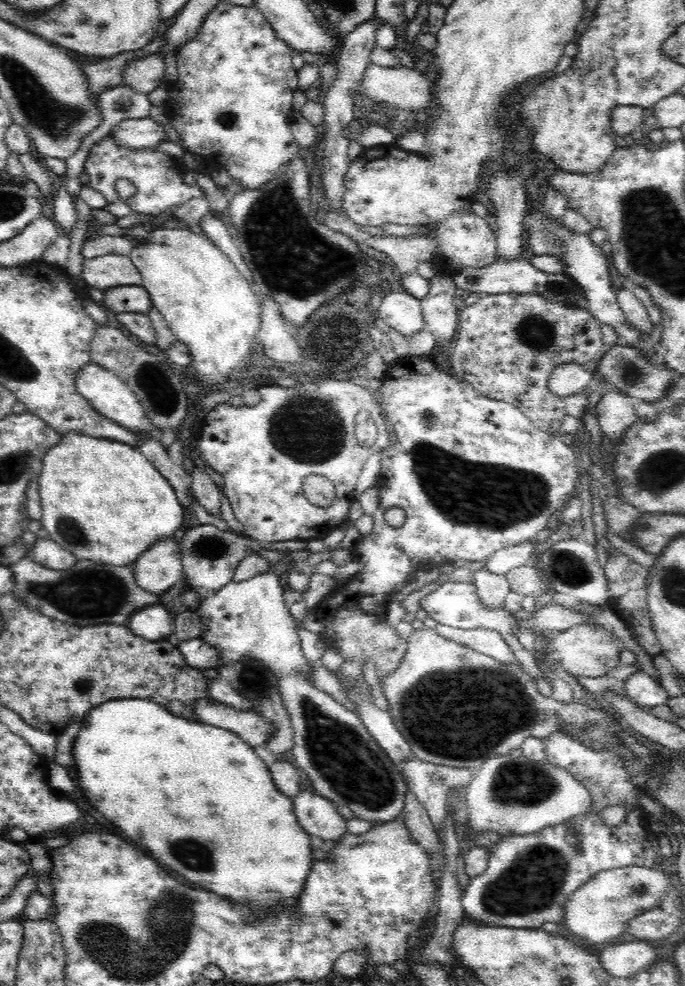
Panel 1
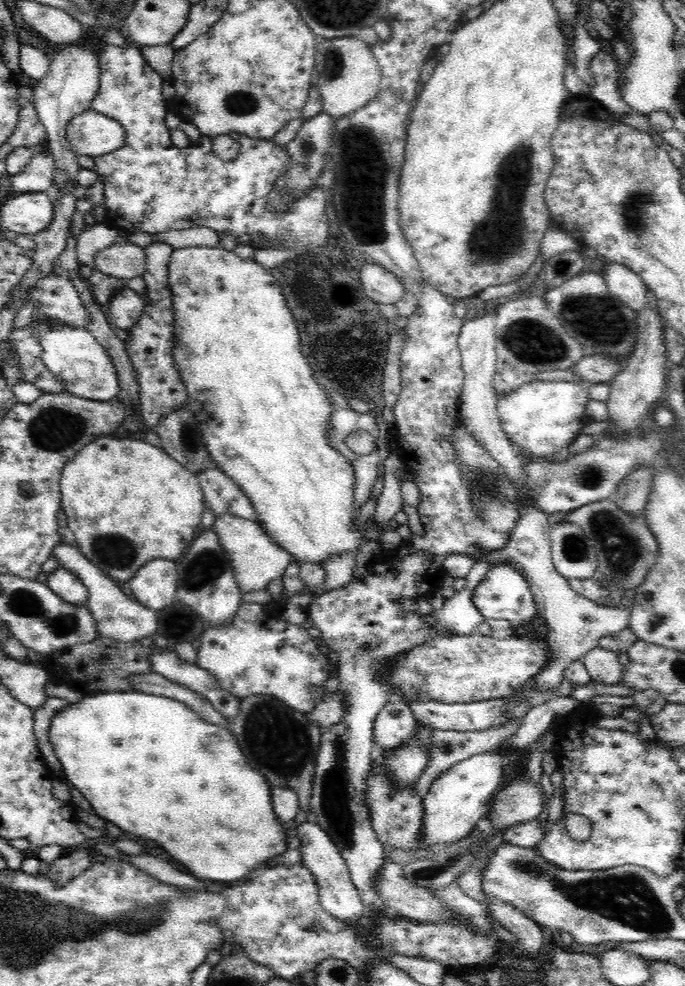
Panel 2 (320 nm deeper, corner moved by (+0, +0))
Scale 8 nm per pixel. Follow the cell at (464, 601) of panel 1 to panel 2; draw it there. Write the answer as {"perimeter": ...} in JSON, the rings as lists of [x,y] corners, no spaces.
{"perimeter":[[[493,563],[488,575],[470,596],[471,609],[478,611],[486,618],[504,618],[509,620],[513,628],[527,626],[538,616],[534,594],[530,591],[530,584],[525,575],[514,564]]]}

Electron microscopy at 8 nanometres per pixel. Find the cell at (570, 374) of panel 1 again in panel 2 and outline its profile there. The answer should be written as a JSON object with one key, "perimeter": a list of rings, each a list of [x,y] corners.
{"perimeter":[[[530,382],[507,392],[497,402],[501,427],[509,441],[533,458],[554,457],[562,448],[568,448],[588,424],[586,416],[589,390],[581,382]]]}

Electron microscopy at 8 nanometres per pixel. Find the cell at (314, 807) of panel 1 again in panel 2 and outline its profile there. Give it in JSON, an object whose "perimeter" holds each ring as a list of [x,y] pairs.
{"perimeter":[[[304,822],[297,827],[300,839],[301,862],[314,875],[318,887],[319,903],[328,914],[340,920],[356,920],[366,913],[360,891],[356,888],[344,858],[332,842],[330,835],[318,826],[318,823]]]}

